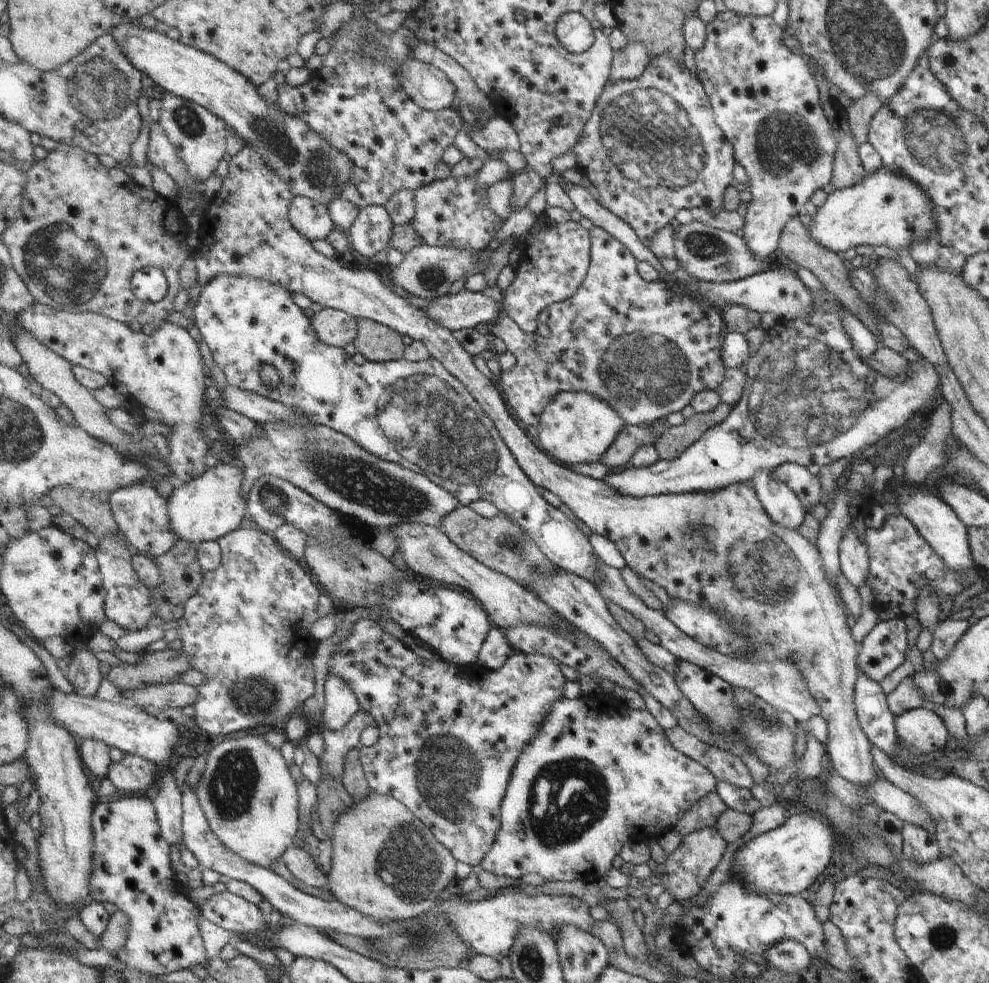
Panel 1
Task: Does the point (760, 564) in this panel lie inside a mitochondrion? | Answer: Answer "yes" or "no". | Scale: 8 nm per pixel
yes

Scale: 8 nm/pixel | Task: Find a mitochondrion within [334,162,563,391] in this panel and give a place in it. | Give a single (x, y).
(432, 277)

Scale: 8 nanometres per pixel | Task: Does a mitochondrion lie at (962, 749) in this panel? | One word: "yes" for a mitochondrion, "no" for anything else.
no

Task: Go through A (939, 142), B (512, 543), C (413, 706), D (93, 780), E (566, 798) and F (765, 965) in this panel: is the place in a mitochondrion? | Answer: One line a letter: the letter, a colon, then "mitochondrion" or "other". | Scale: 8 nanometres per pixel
A: mitochondrion
B: mitochondrion
C: other
D: other
E: mitochondrion
F: other

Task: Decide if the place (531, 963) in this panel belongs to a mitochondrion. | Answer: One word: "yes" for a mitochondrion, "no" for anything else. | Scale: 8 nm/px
yes

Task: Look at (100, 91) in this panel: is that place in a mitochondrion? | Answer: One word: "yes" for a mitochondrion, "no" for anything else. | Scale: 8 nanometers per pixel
yes

